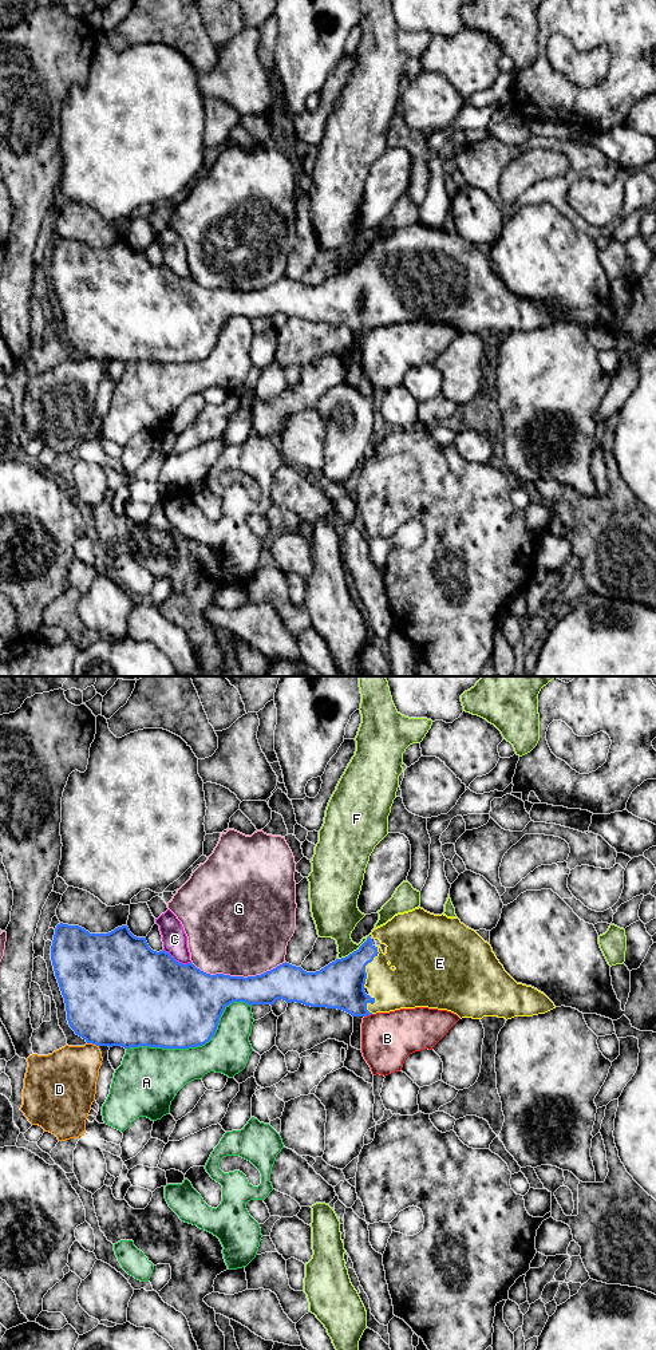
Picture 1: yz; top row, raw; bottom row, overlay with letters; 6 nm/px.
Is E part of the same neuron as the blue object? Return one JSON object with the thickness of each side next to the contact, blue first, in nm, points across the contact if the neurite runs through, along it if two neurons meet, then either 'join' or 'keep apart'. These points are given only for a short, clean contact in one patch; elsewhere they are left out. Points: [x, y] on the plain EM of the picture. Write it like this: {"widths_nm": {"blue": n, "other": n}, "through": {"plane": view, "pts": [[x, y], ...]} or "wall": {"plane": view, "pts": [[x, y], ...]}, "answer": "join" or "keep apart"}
{"widths_nm": {"blue": 280, "other": 240}, "answer": "join"}

